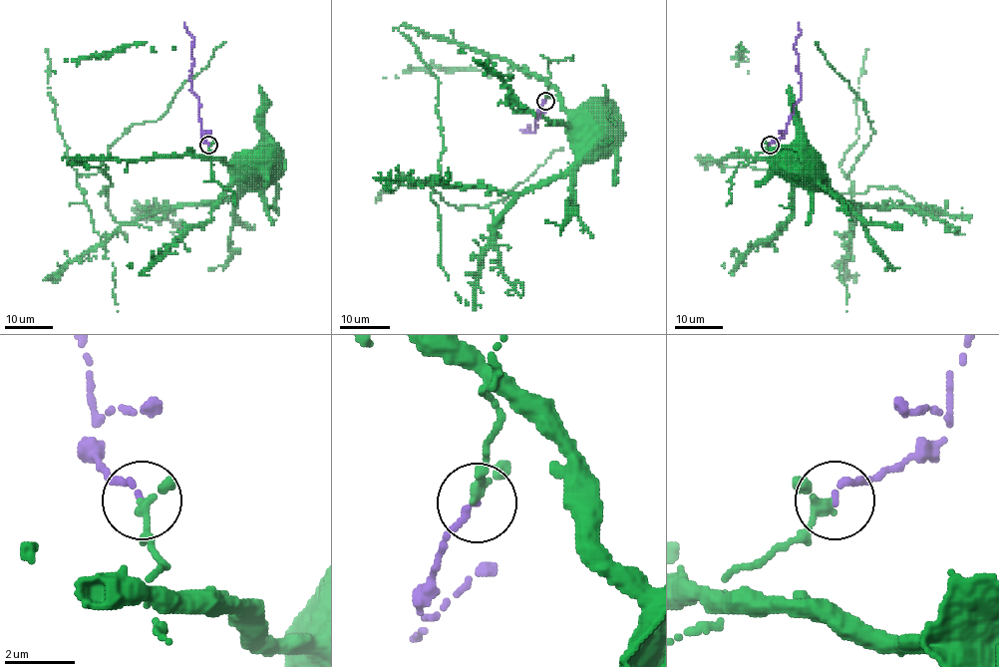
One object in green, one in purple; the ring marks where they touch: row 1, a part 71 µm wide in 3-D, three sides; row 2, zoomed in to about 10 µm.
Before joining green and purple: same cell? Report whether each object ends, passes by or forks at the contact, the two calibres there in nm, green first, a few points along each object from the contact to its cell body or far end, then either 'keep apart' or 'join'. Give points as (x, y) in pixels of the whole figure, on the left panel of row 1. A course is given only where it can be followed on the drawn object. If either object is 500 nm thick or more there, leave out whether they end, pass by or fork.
green passes by; purple ends; calibres 240 and 180 nm; course green (209, 145), (210, 156), (230, 164), (236, 155), (264, 153); course purple (209, 145), (200, 136), (200, 105), (191, 92), (193, 38), (185, 23); join

